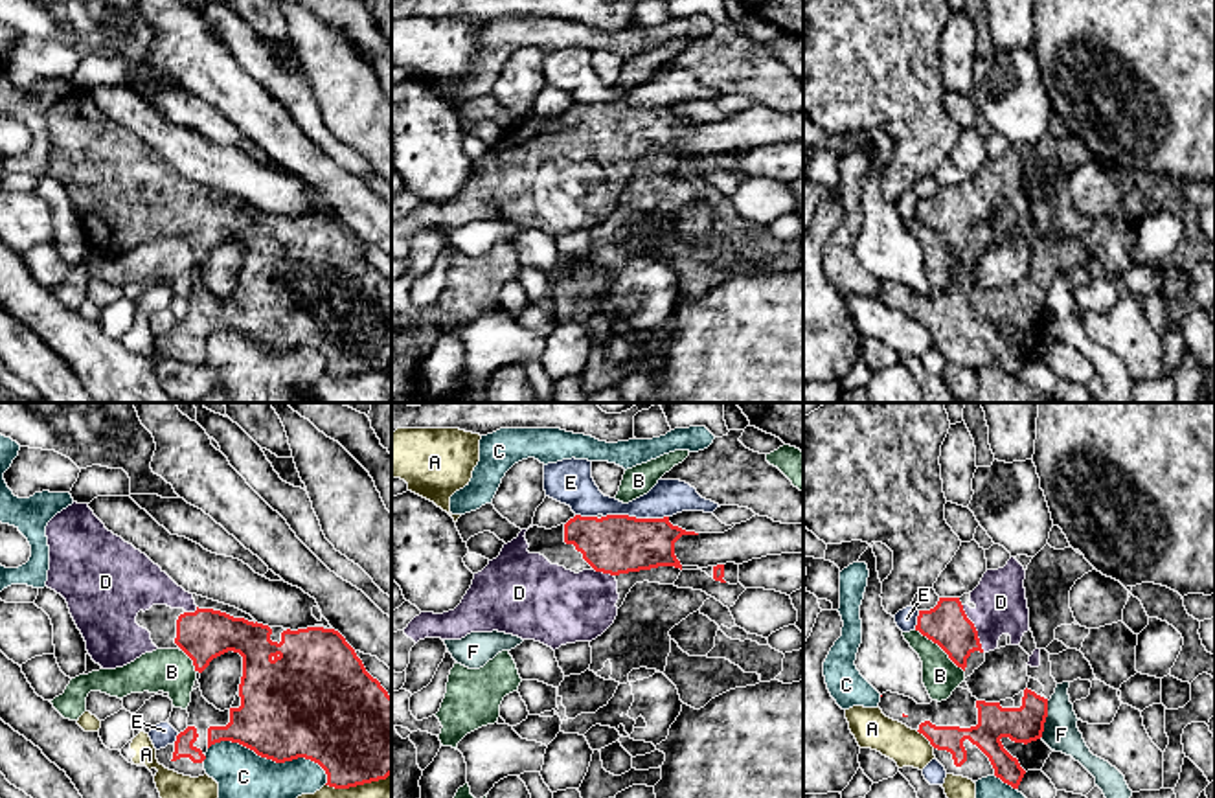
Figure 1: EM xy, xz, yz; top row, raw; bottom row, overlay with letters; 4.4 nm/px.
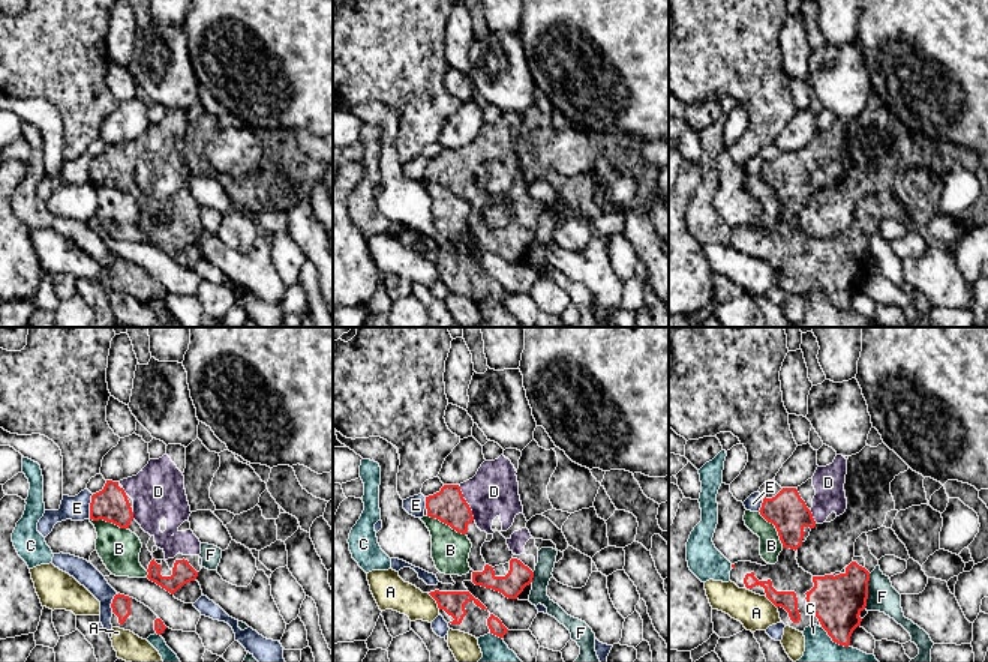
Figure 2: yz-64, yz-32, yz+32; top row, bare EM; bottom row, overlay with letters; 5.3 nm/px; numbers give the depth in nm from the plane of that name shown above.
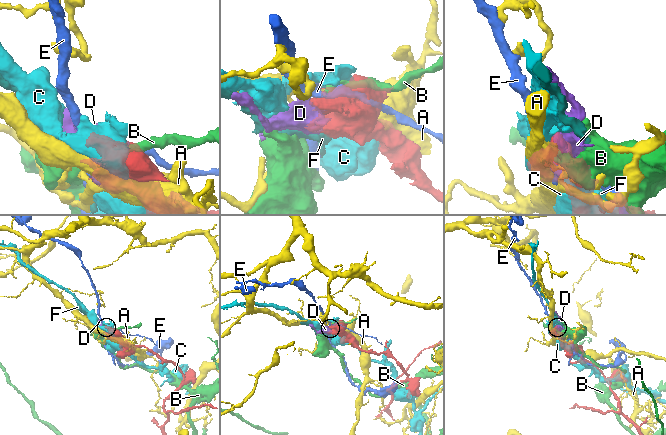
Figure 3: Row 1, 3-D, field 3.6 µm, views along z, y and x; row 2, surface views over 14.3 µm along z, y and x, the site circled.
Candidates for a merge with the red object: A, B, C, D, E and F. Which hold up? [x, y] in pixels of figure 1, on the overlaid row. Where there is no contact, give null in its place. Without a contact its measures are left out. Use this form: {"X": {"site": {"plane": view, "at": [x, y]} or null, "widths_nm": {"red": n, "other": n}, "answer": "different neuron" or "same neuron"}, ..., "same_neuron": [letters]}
{"A": {"site": {"plane": "xy", "at": [357, 784]}, "widths_nm": {"red": 440, "other": 90}, "answer": "different neuron"}, "B": {"site": {"plane": "yz", "at": [940, 646]}, "widths_nm": {"red": 190, "other": 160}, "answer": "different neuron"}, "C": {"site": {"plane": "xy", "at": [272, 760]}, "widths_nm": {"red": 460, "other": 220}, "answer": "different neuron"}, "D": {"site": {"plane": "yz", "at": [975, 629]}, "widths_nm": {"red": 190, "other": 220}, "answer": "same neuron"}, "E": {"site": {"plane": "xz", "at": [635, 517]}, "widths_nm": {"red": 260, "other": 160}, "answer": "different neuron"}, "F": {"site": {"plane": "yz", "at": [1044, 719]}, "widths_nm": {"red": 160, "other": 160}, "answer": "different neuron"}, "same_neuron": ["D"]}

